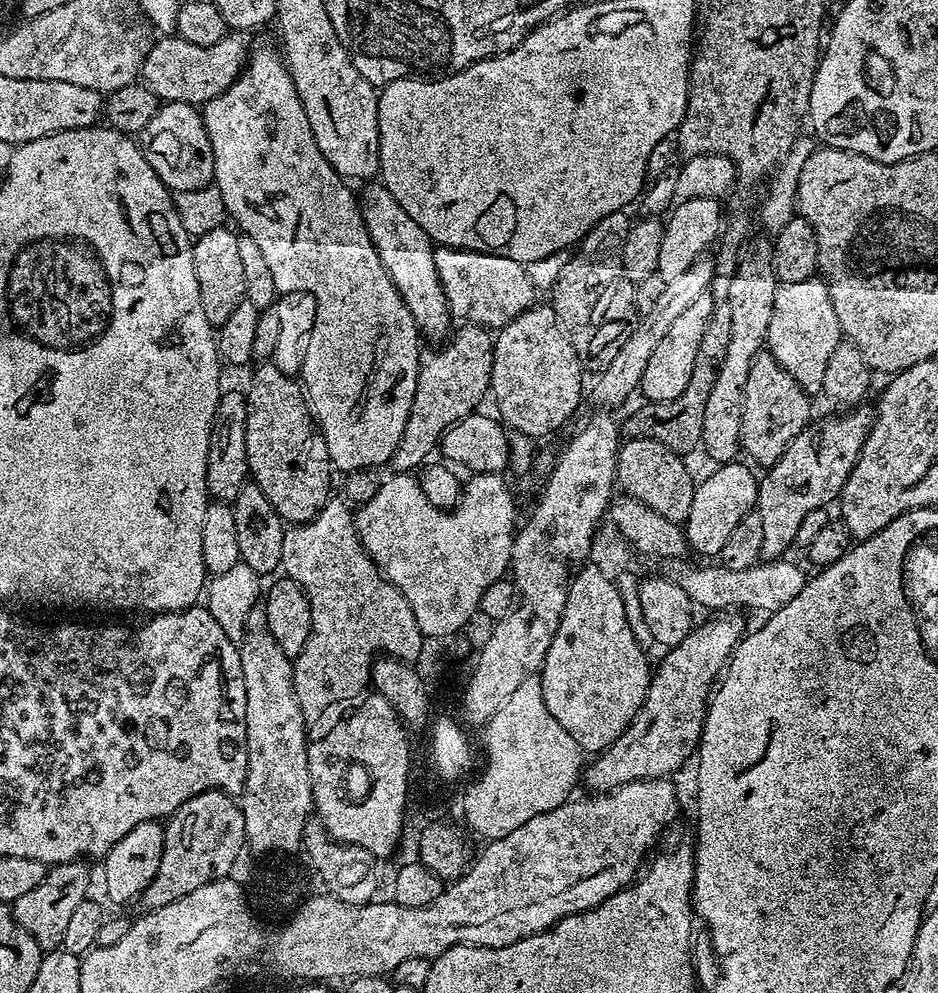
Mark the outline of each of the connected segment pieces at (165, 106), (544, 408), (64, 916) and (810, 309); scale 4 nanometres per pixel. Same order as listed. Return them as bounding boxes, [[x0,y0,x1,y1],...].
[[142,102,214,193],[490,302,585,438],[11,860,89,950],[767,278,842,394]]

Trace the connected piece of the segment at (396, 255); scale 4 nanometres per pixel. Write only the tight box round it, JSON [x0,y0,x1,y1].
[358,182,454,342]

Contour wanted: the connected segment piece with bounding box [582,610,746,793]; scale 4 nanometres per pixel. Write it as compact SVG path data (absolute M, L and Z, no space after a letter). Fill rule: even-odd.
M728 610L716 614L713 620L705 624L697 623L691 634L682 638L672 648L663 653L660 665L655 665L648 682L648 693L644 705L630 722L630 726L614 743L595 757L592 765L582 772L583 783L588 783L593 793L609 792L611 788L622 786L626 782L639 780L663 780L671 777L684 763L691 761L697 755L700 746L700 735L704 732L704 716L708 712L708 702L714 691L714 685L721 679L722 673L732 659L732 652L746 635L744 620L739 611Z

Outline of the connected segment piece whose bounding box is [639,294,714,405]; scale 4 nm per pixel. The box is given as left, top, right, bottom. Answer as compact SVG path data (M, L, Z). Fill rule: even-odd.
M705 294L695 299L686 310L682 310L682 314L678 314L678 319L671 324L662 342L658 342L658 350L650 354L650 362L646 362L646 370L640 379L639 391L644 392L645 398L652 400L653 405L671 404L672 401L679 400L686 390L690 374L694 374L694 358L698 358L698 346L702 343L702 336L706 334L713 307L711 295Z

